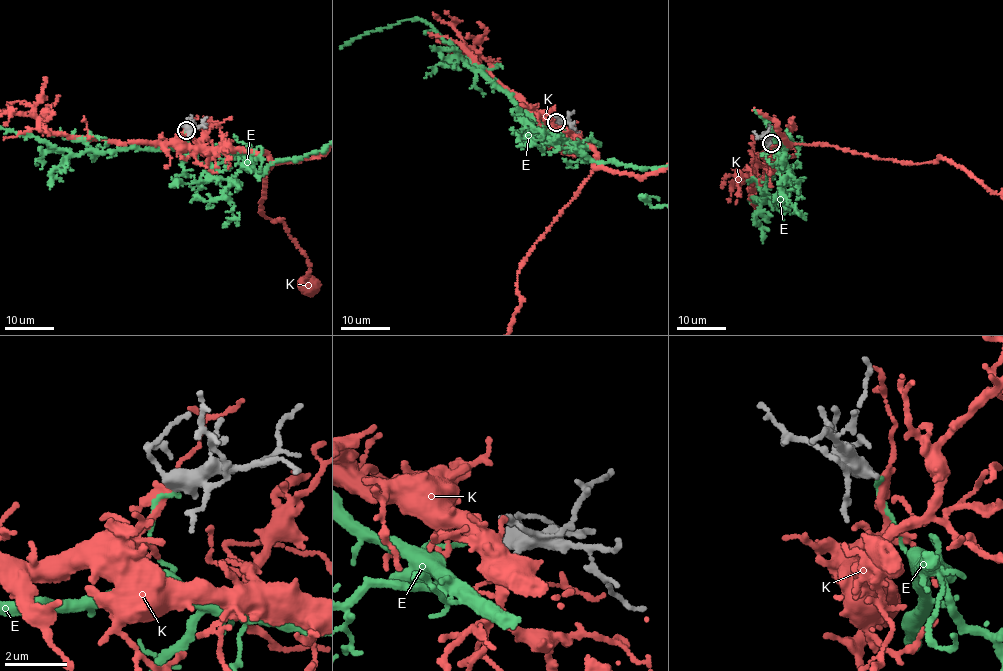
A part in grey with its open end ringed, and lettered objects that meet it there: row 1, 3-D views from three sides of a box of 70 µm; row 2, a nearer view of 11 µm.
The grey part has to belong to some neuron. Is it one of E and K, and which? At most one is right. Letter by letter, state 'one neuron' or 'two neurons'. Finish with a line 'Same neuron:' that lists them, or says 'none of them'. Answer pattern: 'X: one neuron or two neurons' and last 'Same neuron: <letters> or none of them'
E: two neurons
K: one neuron
Same neuron: K

